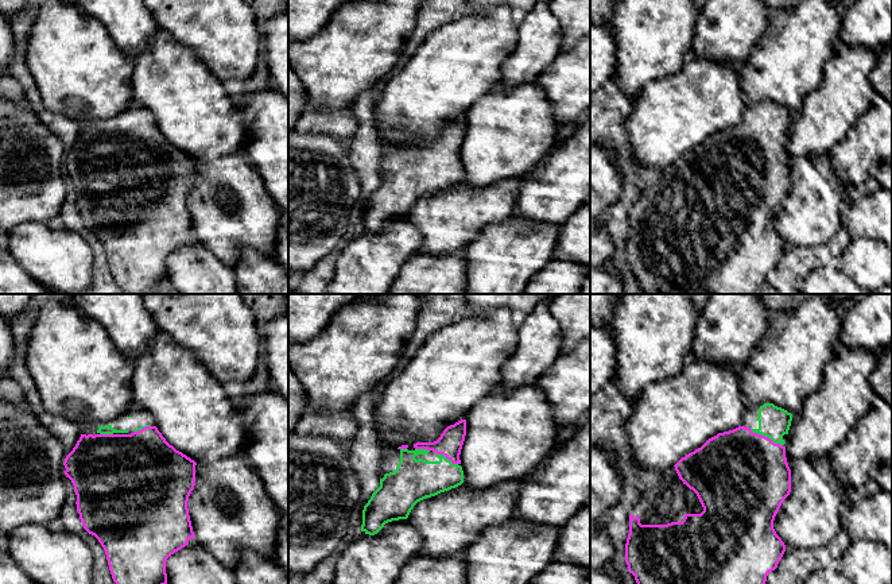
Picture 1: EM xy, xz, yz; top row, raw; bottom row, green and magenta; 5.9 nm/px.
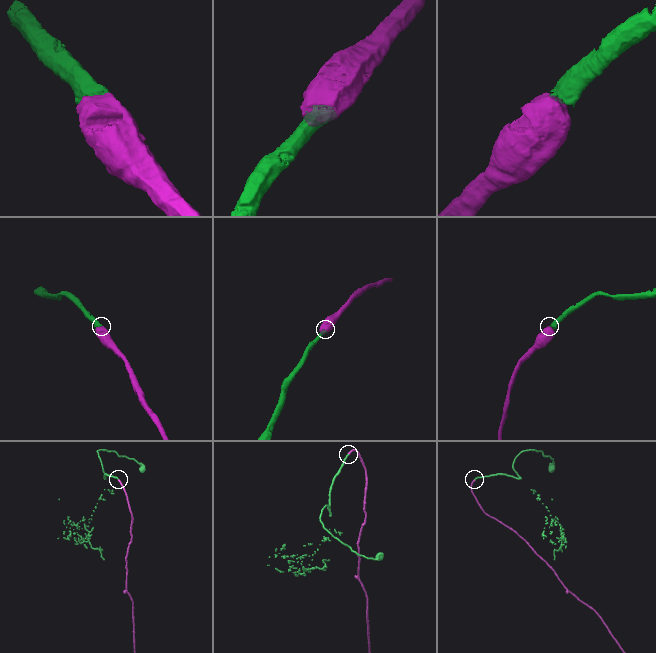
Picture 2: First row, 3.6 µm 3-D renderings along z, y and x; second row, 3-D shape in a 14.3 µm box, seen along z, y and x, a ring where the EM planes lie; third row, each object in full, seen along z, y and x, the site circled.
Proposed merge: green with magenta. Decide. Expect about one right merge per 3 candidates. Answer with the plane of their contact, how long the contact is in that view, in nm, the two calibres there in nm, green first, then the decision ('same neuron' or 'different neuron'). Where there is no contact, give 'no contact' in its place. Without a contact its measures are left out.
yz | 220 nm | 190/480 nm | same neuron

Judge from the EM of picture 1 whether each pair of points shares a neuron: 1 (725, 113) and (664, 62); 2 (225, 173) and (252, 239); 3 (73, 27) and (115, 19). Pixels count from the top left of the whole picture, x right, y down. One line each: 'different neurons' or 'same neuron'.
1: different neurons
2: same neuron
3: different neurons

